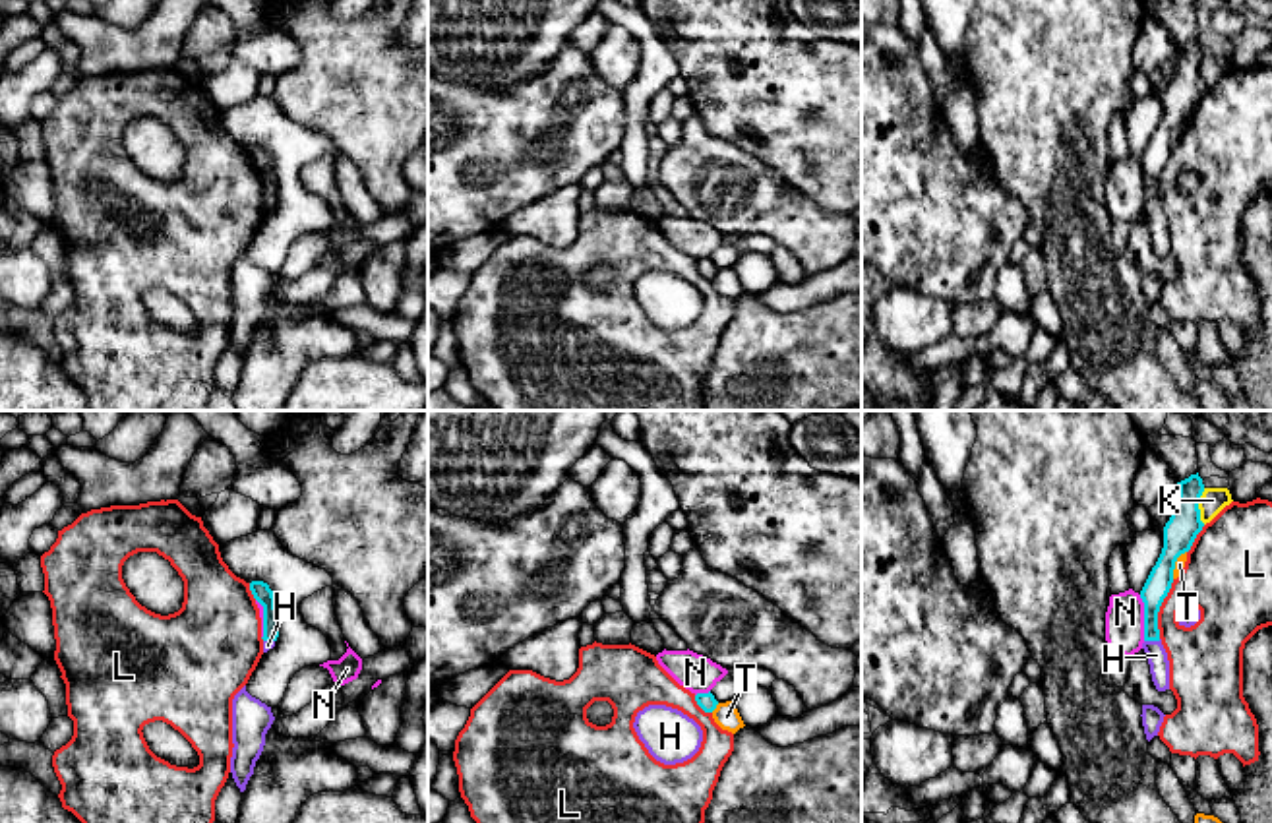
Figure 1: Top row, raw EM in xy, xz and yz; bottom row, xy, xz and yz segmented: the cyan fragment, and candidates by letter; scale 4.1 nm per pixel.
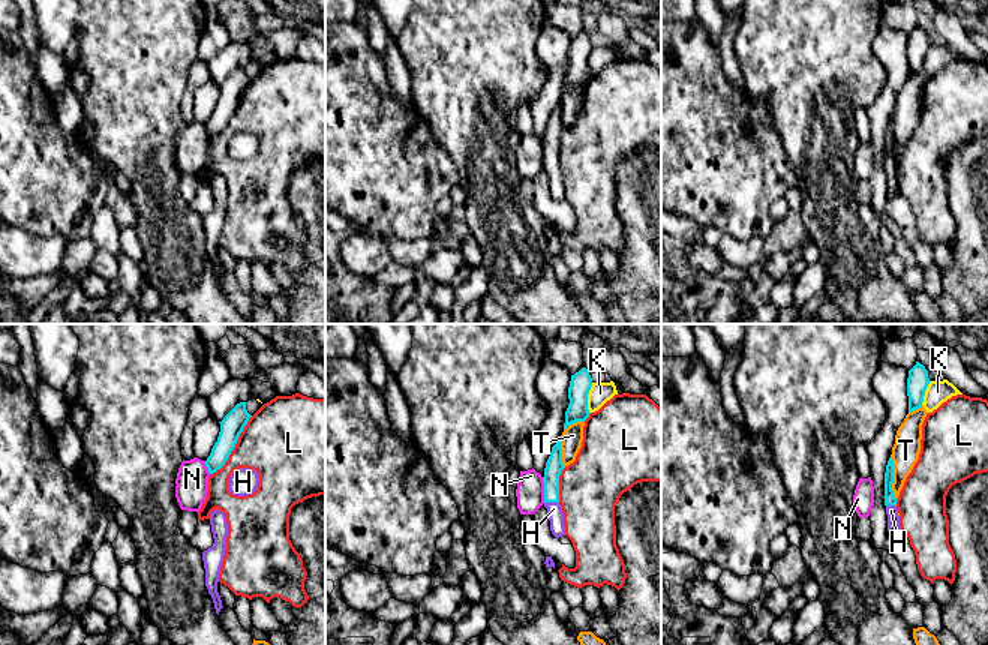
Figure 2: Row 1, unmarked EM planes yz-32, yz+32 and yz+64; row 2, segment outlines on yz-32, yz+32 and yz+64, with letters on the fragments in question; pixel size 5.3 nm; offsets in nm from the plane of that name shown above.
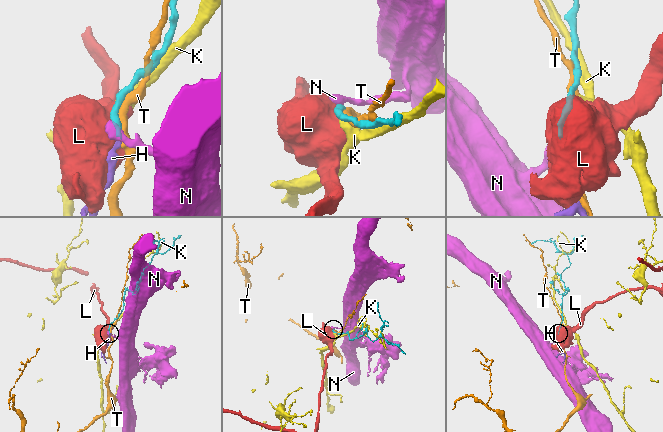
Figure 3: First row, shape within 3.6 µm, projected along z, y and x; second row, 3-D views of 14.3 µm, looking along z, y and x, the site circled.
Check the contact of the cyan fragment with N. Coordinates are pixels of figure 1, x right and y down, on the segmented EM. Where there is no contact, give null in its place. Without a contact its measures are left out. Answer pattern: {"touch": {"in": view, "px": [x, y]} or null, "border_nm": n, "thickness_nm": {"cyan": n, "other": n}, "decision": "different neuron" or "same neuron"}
{"touch": {"in": "yz", "px": [1145, 618]}, "border_nm": 190, "thickness_nm": {"cyan": 110, "other": 160}, "decision": "different neuron"}

